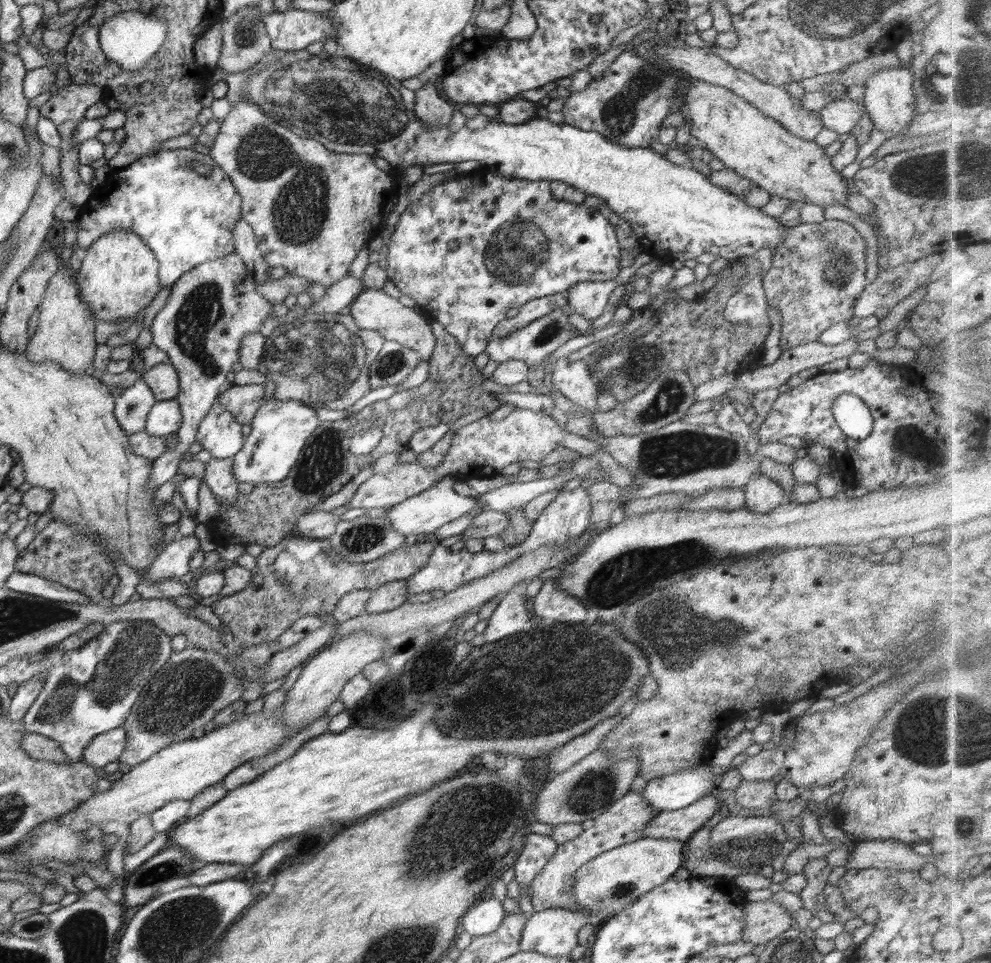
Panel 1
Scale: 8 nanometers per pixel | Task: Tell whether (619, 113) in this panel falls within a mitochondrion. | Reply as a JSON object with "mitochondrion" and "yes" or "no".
{"mitochondrion":"yes"}

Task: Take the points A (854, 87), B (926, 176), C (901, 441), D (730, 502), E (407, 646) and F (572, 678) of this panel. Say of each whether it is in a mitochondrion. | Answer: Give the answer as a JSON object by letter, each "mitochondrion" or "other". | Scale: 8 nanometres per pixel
{"A":"other","B":"mitochondrion","C":"mitochondrion","D":"other","E":"other","F":"mitochondrion"}

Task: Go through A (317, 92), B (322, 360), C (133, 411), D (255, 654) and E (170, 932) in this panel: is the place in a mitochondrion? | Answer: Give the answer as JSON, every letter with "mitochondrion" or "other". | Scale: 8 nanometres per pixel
{"A":"mitochondrion","B":"mitochondrion","C":"mitochondrion","D":"mitochondrion","E":"mitochondrion"}

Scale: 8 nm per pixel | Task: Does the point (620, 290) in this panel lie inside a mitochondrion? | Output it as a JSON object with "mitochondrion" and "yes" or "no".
{"mitochondrion":"no"}

